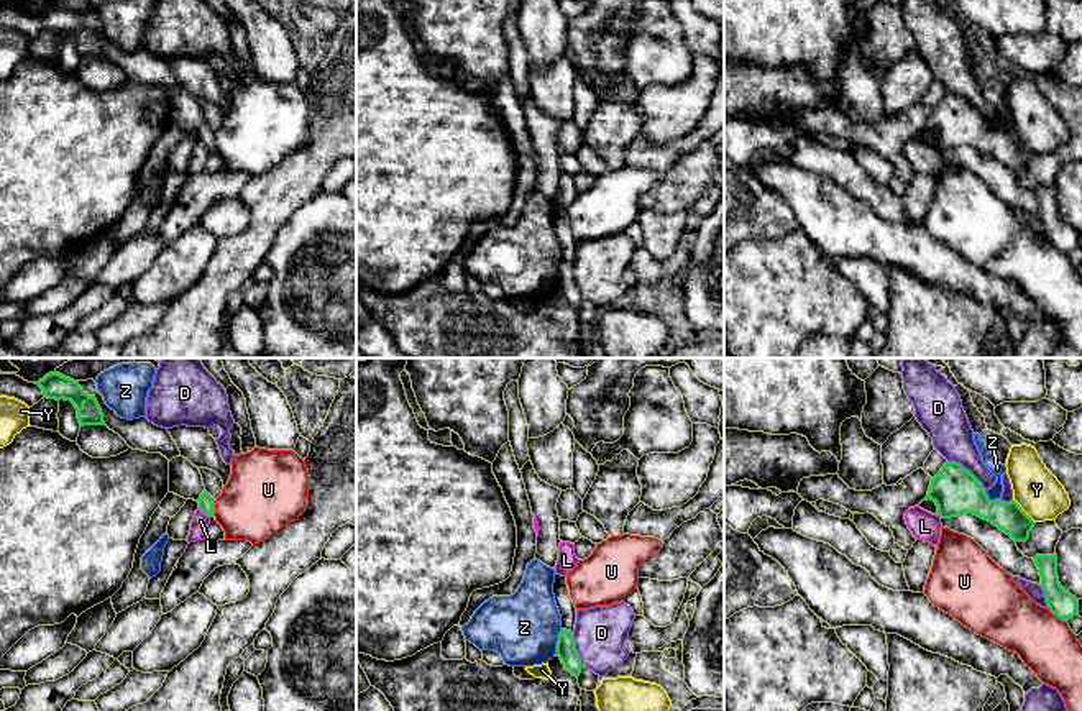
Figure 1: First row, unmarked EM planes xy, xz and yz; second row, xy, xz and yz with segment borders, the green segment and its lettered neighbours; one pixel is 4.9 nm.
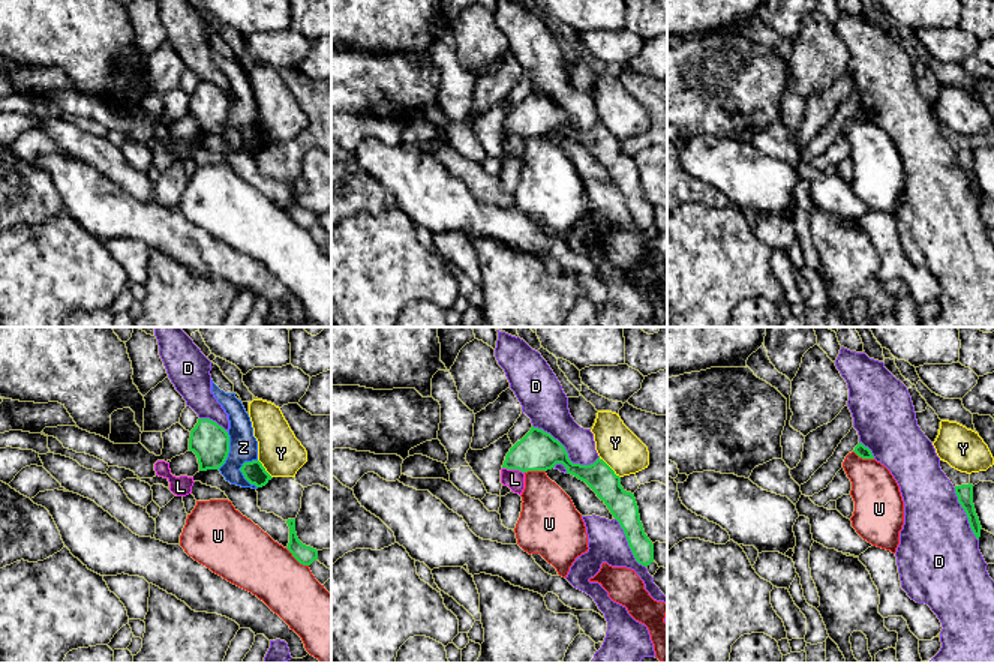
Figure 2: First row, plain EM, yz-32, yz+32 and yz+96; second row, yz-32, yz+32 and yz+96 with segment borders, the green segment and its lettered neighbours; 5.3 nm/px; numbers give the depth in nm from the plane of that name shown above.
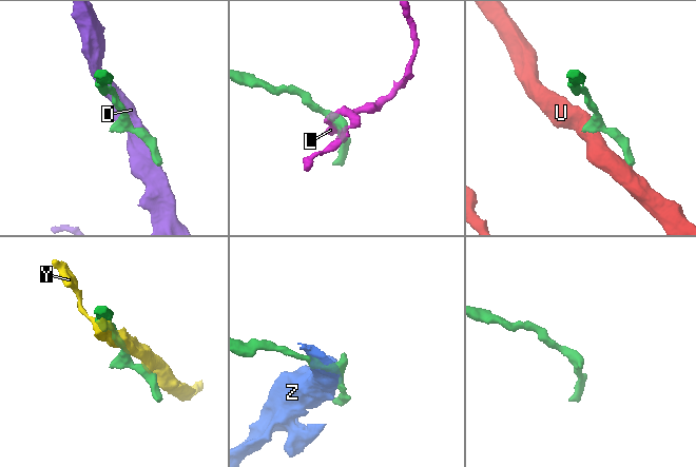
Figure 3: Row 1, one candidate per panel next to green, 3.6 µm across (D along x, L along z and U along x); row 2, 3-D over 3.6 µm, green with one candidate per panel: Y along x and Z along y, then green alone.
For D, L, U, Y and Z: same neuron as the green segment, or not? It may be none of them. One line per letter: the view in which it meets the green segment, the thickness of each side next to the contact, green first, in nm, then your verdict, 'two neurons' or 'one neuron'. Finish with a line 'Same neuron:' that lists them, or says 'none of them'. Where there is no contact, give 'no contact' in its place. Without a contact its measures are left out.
D: contact in yz; calibres 240 and 200 nm; two neurons
L: contact in xy; calibres 80 and 90 nm; two neurons
U: contact in yz; calibres 140 and 300 nm; two neurons
Y: contact in yz; calibres 150 and 220 nm; two neurons
Z: contact in xz; calibres 100 and 340 nm; two neurons
Same neuron: none of them

